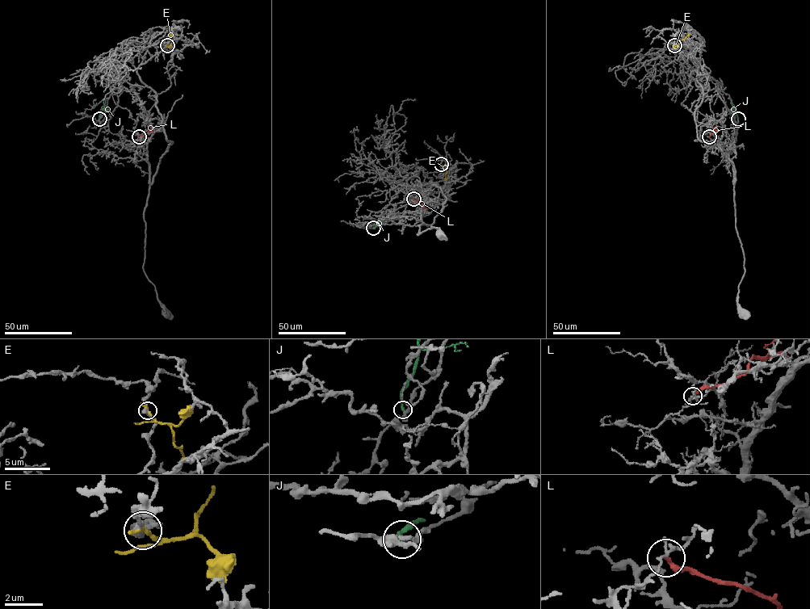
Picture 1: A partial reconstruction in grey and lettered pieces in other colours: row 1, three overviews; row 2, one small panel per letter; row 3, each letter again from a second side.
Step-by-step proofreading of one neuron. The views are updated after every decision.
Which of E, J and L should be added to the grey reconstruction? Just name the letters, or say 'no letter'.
no letter

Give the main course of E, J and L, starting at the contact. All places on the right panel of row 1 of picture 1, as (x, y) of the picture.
E: (674, 45), (677, 45), (690, 33)
J: (737, 119), (730, 99)
L: (709, 136), (716, 131), (715, 127)

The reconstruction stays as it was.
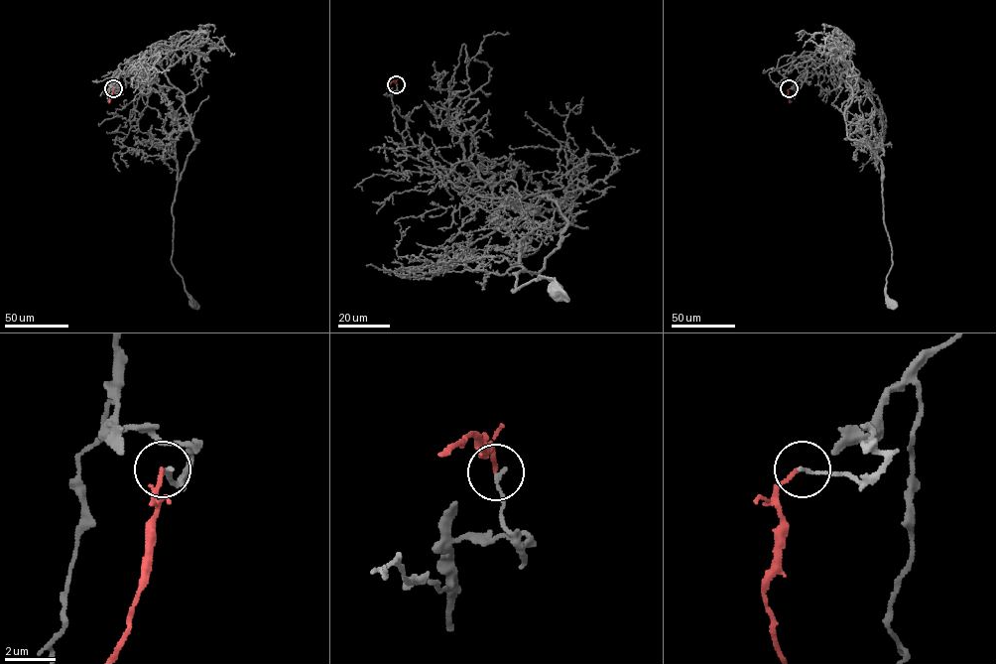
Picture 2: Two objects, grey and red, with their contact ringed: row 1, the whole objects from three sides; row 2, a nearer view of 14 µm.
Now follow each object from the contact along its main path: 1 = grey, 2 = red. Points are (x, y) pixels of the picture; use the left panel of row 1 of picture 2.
1: (113, 88), (116, 72), (138, 66), (185, 128), (175, 143), (171, 261), (193, 304)
2: (113, 88), (108, 101)

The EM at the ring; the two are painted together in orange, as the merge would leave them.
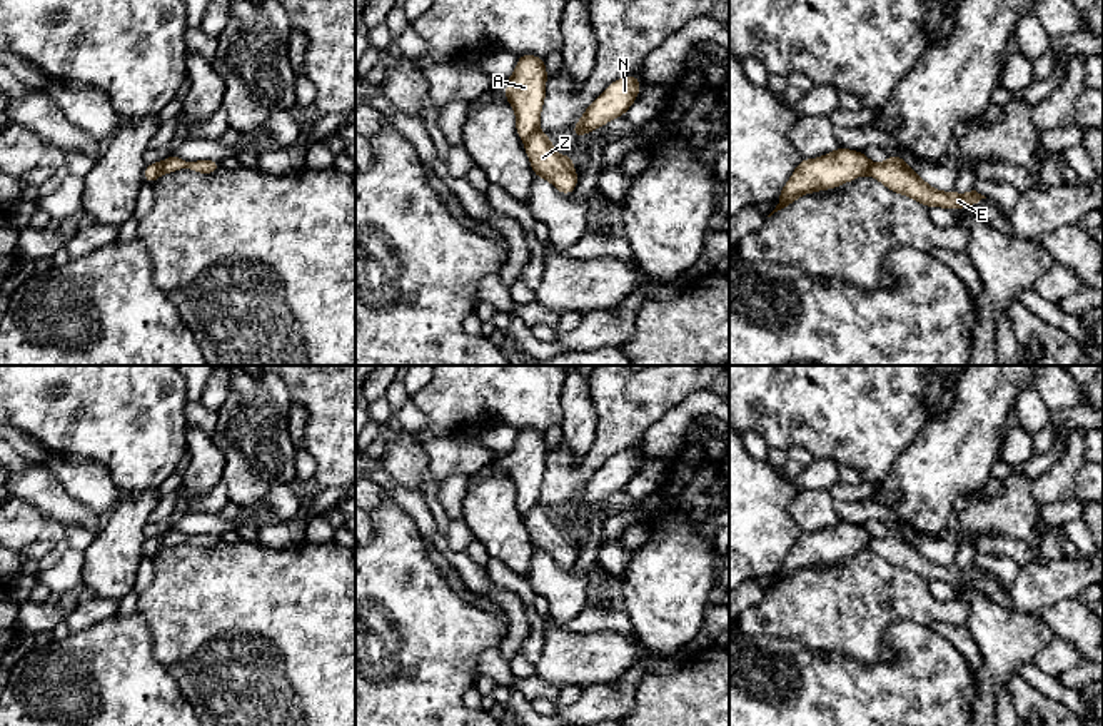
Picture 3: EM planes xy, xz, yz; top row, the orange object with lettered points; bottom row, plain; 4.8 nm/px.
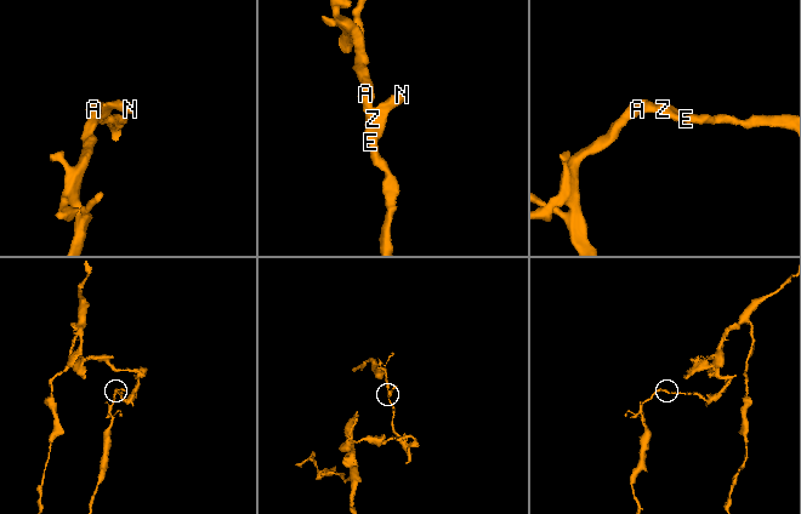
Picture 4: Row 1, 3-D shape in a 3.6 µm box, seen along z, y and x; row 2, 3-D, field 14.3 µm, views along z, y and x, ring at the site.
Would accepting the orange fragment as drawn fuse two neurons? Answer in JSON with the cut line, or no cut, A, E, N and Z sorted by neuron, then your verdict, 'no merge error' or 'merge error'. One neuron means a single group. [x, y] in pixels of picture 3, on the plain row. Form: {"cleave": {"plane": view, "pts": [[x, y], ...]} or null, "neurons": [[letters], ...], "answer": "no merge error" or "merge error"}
{"cleave": {"plane": "xz", "pts": [[538, 504], [524, 514]]}, "neurons": [["A"], ["E", "N", "Z"]], "answer": "merge error"}

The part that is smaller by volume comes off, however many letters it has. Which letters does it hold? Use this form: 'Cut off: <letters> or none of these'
Cut off: A

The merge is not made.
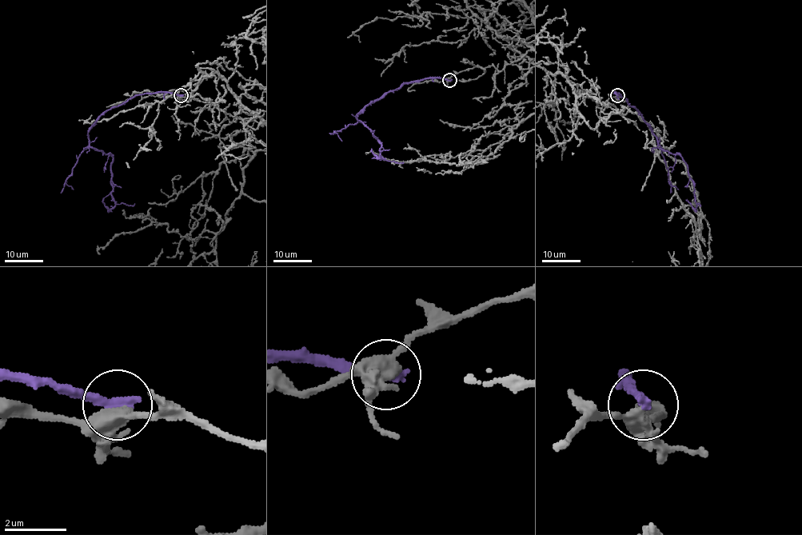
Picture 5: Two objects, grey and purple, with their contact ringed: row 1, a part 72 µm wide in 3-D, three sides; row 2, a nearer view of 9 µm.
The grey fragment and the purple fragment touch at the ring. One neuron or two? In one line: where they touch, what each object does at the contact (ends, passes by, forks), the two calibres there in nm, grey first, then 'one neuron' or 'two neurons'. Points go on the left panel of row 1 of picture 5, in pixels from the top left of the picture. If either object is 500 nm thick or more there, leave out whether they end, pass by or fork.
place (181, 95); grey forks; purple ends; calibres 360 and 360 nm; two neurons

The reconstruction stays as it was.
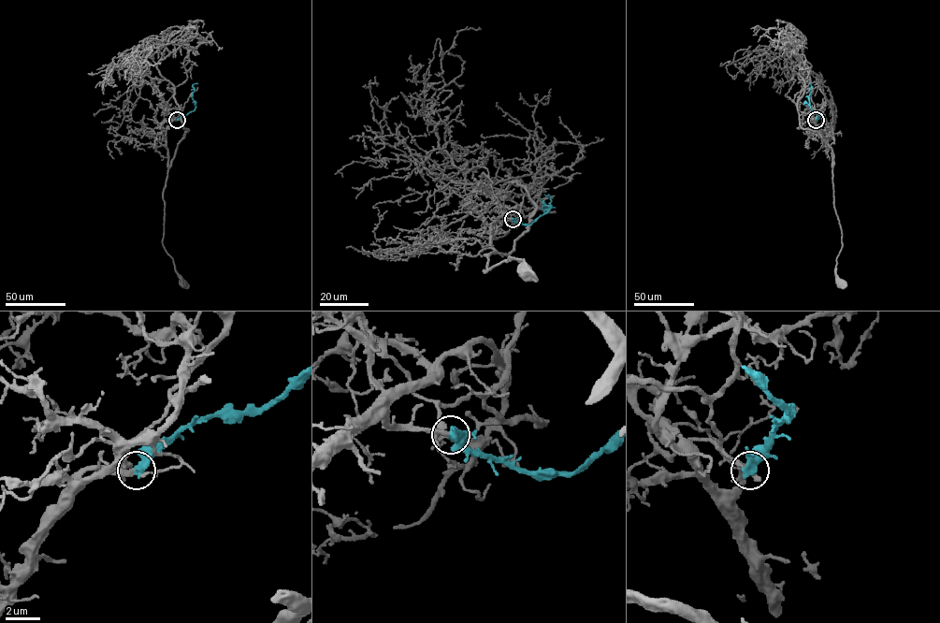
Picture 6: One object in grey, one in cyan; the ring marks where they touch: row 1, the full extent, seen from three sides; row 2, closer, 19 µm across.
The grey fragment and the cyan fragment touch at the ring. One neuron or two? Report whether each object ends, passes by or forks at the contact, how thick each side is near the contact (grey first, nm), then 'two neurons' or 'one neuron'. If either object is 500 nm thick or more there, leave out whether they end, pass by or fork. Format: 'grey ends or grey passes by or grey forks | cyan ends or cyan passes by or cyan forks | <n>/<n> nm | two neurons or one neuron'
240/600 nm | one neuron

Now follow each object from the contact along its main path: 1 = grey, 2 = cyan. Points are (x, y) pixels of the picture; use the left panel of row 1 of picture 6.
1: (176, 120), (173, 120), (166, 132), (168, 171), (163, 193), (162, 241), (183, 283)
2: (176, 120), (195, 109), (193, 85), (197, 83)

